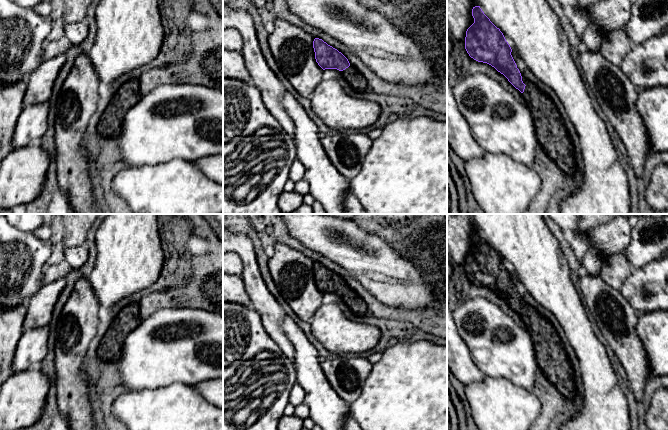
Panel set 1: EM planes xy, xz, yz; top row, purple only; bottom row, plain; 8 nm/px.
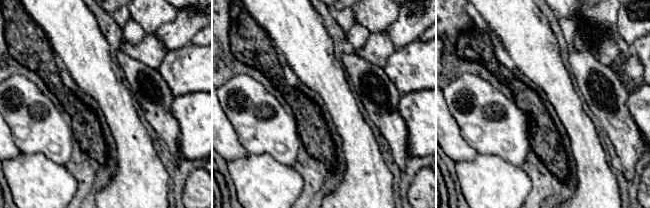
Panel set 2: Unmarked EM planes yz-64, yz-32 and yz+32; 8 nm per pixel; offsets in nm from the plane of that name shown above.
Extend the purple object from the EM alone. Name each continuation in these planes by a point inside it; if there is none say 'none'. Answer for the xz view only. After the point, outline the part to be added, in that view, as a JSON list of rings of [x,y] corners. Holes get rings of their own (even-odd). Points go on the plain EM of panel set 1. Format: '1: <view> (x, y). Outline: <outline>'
1: xz (351, 299). Outline: [[[350,289],[348,292],[342,295],[342,298],[344,303],[354,314],[359,316],[365,316],[367,314],[367,305],[354,290]]]

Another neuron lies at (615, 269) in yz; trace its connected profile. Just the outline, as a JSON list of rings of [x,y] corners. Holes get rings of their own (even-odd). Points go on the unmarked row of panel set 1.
[[[618,253],[604,259],[598,276],[607,285],[620,291],[625,280],[631,275],[632,270],[624,253]]]

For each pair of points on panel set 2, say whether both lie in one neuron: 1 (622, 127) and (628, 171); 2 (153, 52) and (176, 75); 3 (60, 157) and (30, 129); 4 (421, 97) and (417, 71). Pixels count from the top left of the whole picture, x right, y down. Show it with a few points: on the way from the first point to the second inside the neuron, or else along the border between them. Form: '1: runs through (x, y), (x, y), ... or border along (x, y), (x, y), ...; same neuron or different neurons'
1: runs through (626, 138), (628, 141), (628, 160); same neuron
2: border along (167, 52), (158, 68); different neurons
3: runs through (53, 150), (37, 134); same neuron
4: border along (425, 89), (411, 91), (402, 95); different neurons

